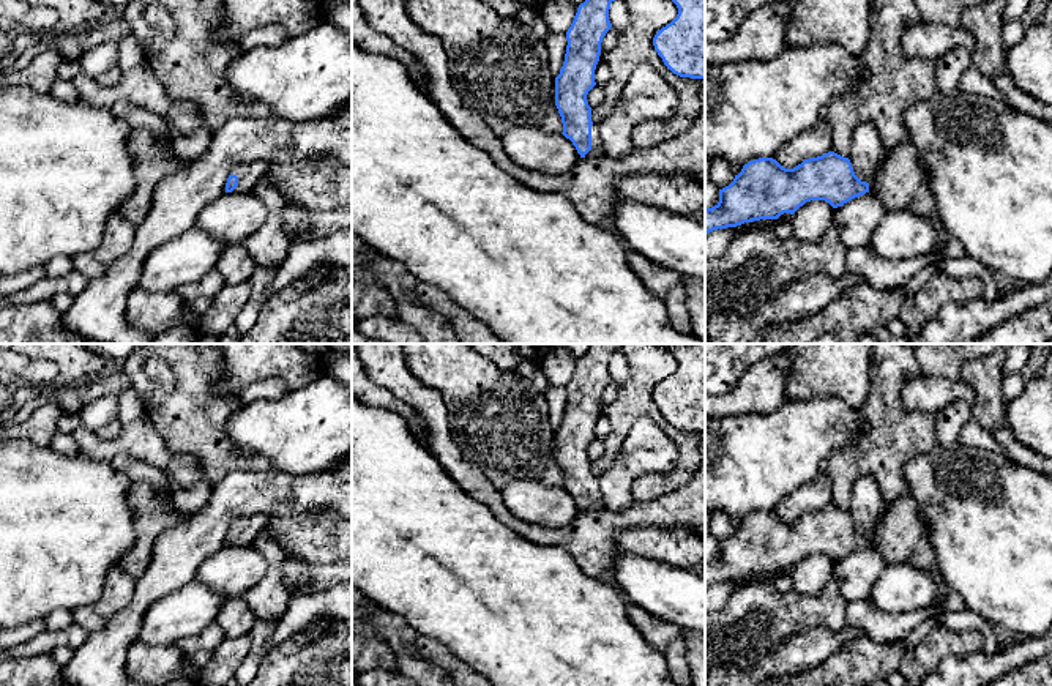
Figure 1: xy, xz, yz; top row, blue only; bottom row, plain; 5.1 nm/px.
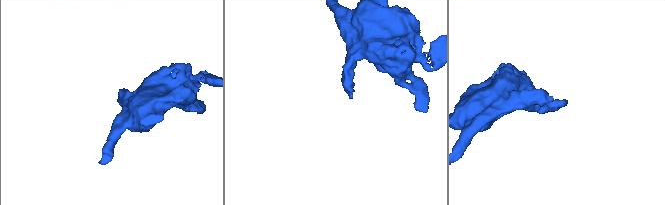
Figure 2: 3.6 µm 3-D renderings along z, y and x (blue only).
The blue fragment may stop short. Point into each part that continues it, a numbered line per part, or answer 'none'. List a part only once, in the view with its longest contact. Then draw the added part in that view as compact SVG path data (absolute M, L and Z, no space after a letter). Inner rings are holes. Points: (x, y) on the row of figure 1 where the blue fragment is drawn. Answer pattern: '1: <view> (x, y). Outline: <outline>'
1: xz (596, 152). Outline: M591 125L591 150L585 155L587 159L599 159L604 158L606 151L602 142L599 139L598 125Z

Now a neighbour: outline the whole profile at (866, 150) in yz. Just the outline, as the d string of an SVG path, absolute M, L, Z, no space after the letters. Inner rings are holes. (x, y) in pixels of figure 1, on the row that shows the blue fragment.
M869 121L858 123L853 129L849 159L855 175L869 185L869 192L874 192L874 172L883 153L879 129Z

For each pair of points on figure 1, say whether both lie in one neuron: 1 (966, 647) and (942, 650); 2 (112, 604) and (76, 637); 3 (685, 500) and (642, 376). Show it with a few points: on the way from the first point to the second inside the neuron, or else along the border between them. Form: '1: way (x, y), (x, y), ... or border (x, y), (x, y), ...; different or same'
1: way (959, 647), (948, 647); same
2: border (73, 620), (89, 633); different
3: border (688, 481), (678, 489), (663, 492), (647, 502); different

